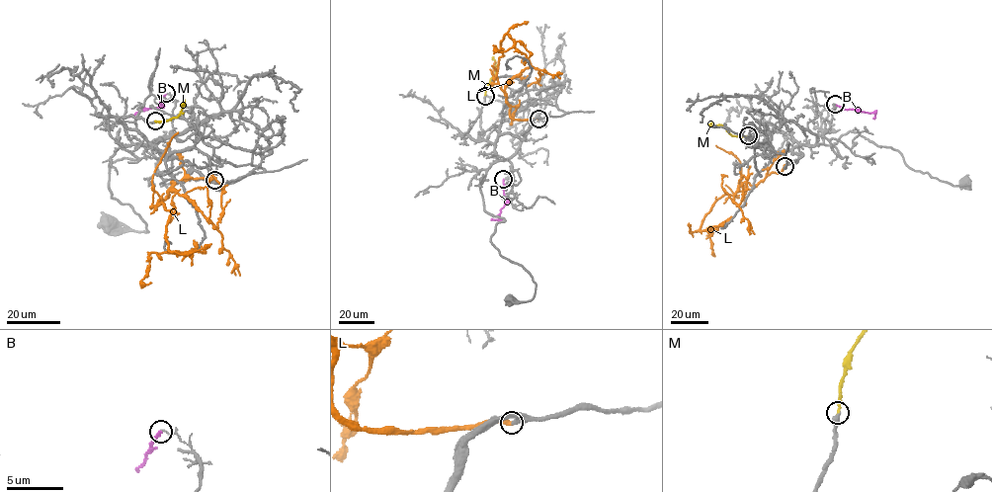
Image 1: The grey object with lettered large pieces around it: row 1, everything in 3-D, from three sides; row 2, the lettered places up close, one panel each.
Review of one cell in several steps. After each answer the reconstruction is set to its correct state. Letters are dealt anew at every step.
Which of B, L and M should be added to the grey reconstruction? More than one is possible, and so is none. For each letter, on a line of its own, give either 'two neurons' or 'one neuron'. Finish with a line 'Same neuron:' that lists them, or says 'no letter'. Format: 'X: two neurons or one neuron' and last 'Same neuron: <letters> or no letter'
B: two neurons
L: one neuron
M: two neurons
Same neuron: L

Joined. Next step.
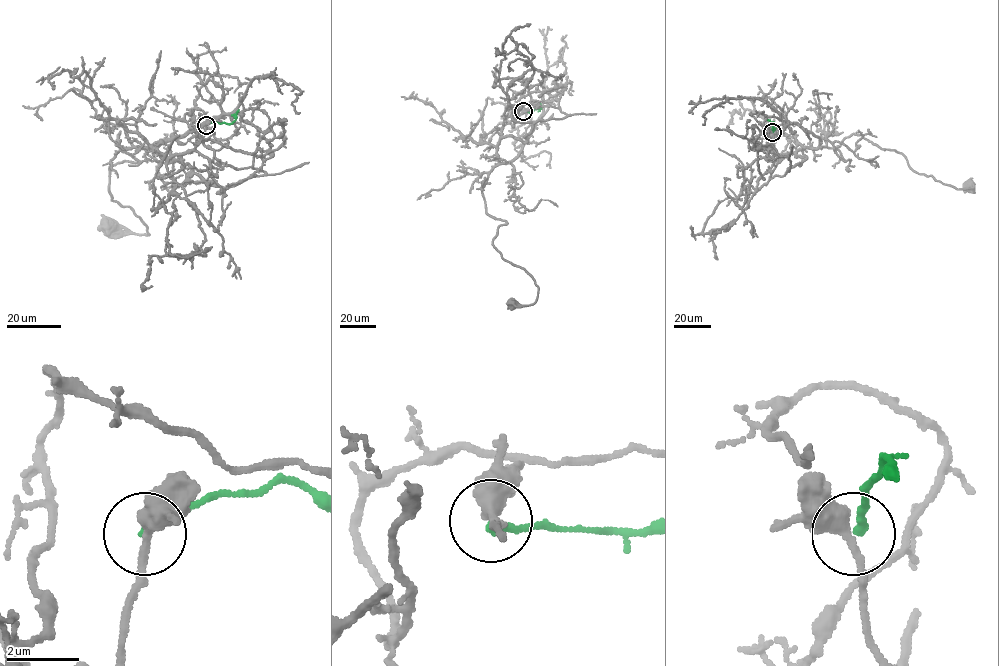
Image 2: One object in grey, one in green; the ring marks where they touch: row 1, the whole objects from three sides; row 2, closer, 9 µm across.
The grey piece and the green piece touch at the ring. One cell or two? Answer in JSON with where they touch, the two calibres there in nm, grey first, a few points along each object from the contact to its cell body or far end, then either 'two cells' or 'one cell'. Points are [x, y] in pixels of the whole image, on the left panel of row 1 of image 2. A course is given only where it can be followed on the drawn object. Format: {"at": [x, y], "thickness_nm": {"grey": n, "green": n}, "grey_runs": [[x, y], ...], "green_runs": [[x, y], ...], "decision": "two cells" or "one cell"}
{"at": [206, 125], "thickness_nm": {"grey": 400, "green": 220}, "grey_runs": [[206, 125], [216, 159], [265, 174], [211, 186], [120, 132], [139, 162], [108, 190], [149, 234], [107, 225]], "green_runs": [[206, 125], [219, 122], [230, 124], [239, 109]], "decision": "two cells"}

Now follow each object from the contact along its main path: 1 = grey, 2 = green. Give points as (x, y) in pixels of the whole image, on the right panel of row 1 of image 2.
1: (772, 132), (766, 155), (788, 156), (787, 171), (806, 158), (798, 151), (855, 134), (921, 174), (970, 185)
2: (772, 132), (772, 123), (767, 119)

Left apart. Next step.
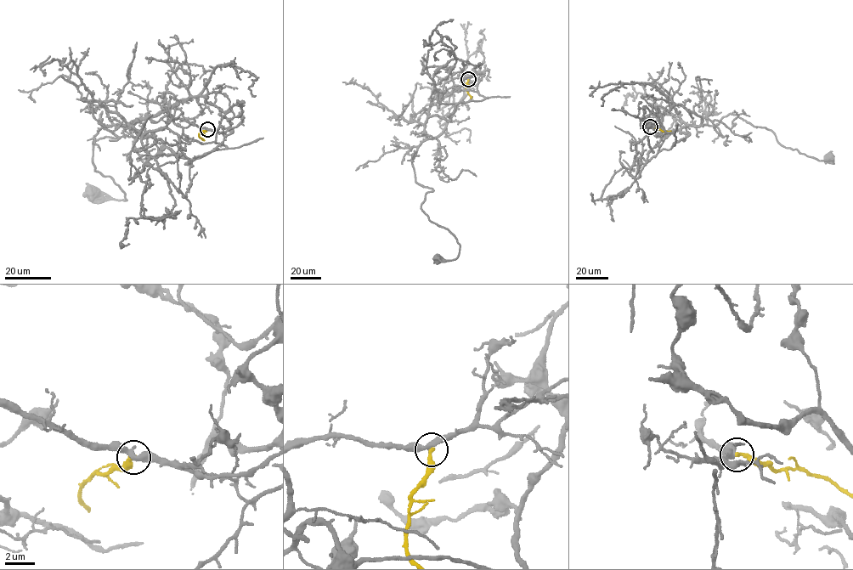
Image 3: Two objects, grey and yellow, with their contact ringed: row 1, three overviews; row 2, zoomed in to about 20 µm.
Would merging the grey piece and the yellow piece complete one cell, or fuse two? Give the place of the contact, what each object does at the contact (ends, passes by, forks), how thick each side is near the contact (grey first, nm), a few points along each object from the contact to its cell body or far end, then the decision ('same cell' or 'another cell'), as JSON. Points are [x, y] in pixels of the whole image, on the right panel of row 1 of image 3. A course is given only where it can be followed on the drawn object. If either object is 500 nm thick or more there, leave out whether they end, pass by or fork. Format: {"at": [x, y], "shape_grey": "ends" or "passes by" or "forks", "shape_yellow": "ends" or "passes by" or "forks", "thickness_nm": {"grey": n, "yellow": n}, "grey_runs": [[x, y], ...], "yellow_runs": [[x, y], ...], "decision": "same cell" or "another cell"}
{"at": [650, 126], "shape_grey": "passes by", "shape_yellow": "ends", "thickness_nm": {"grey": 400, "yellow": 280}, "grey_runs": [[650, 126], [647, 121], [665, 133], [714, 126], [737, 115], [771, 130], [788, 148], [820, 160], [830, 157]], "yellow_runs": [[650, 126], [670, 131]], "decision": "another cell"}

